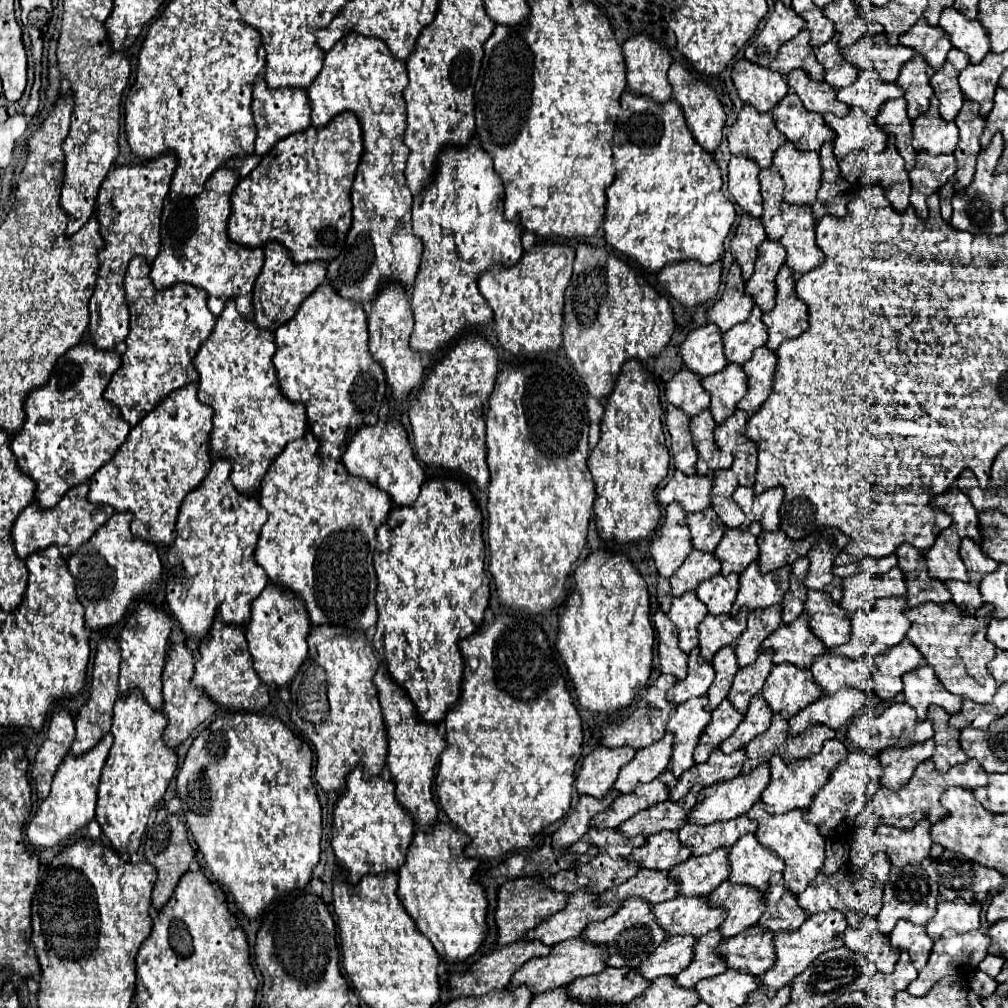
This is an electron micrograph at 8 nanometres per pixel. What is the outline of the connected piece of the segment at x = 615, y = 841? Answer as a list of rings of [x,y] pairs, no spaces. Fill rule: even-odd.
[[[589,830],[579,842],[575,842],[569,852],[571,854],[585,854],[589,846],[597,846],[601,854],[607,854],[611,858],[627,858],[633,848],[639,848],[645,844],[645,838],[621,838],[617,830]]]

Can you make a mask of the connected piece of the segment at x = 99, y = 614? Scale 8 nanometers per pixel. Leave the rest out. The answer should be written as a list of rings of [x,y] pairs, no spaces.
[[[115,512],[75,554],[69,556],[67,564],[77,584],[79,602],[85,608],[85,622],[89,628],[105,628],[119,622],[127,606],[141,594],[157,588],[161,580],[161,560],[157,546],[131,534],[131,514]]]

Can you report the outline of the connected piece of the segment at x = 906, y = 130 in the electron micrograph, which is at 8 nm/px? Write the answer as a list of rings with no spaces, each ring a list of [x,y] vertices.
[[[897,98],[885,102],[875,122],[887,136],[895,138],[895,148],[903,156],[905,168],[911,170],[915,164],[915,150],[911,146],[911,120],[905,110],[905,100]]]

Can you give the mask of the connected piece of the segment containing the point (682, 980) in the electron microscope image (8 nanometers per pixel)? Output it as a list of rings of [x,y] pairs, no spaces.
[[[713,930],[713,934],[707,934],[705,938],[699,938],[695,944],[695,954],[691,964],[675,976],[675,984],[681,988],[693,988],[699,980],[703,978],[711,978],[717,976],[721,972],[725,972],[725,962],[721,962],[721,958],[717,958],[715,948],[723,942],[723,938],[717,938],[717,930]]]

